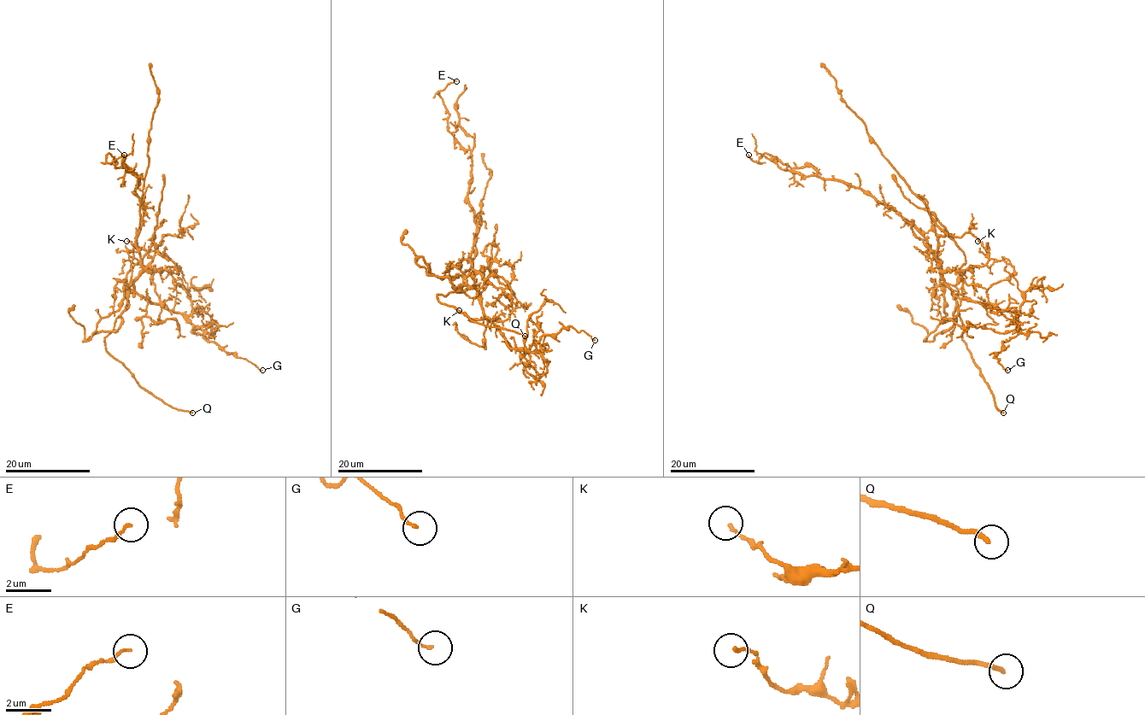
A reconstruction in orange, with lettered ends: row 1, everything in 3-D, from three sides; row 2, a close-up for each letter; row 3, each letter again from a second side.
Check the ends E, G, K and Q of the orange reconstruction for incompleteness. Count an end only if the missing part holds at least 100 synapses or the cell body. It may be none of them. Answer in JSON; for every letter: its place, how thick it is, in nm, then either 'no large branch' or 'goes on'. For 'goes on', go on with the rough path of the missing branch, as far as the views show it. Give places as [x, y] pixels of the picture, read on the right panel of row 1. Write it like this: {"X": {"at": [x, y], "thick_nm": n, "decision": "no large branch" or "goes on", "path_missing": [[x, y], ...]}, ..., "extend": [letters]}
{"E": {"at": [748, 155], "thick_nm": 110, "decision": "no large branch"}, "G": {"at": [1007, 370], "thick_nm": 100, "decision": "no large branch"}, "K": {"at": [977, 241], "thick_nm": 130, "decision": "no large branch"}, "Q": {"at": [1003, 413], "thick_nm": 200, "decision": "goes on", "path_missing": [[1003, 413], [1004, 422], [1012, 419], [1012, 415], [1013, 419], [1039, 415]]}, "extend": ["Q"]}

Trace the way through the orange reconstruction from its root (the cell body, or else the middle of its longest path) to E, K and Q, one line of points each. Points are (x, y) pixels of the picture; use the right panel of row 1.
E: (931, 252), (909, 222), (860, 188), (821, 178), (811, 166), (790, 168), (766, 153), (757, 163), (748, 155)
K: (931, 252), (940, 270), (963, 272), (969, 266), (983, 266), (989, 260), (986, 249), (977, 241)
Q: (931, 252), (941, 277), (955, 301), (962, 319), (962, 339), (989, 387), (995, 407), (1003, 413)

